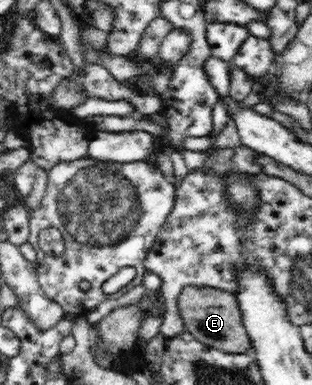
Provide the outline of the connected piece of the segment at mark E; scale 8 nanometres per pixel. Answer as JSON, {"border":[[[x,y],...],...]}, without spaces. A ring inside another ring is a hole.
{"border":[[[188,286],[177,298],[177,309],[184,331],[190,333],[198,342],[227,353],[249,352],[250,337],[246,335],[246,328],[242,325],[237,297],[232,293],[212,287]]]}

